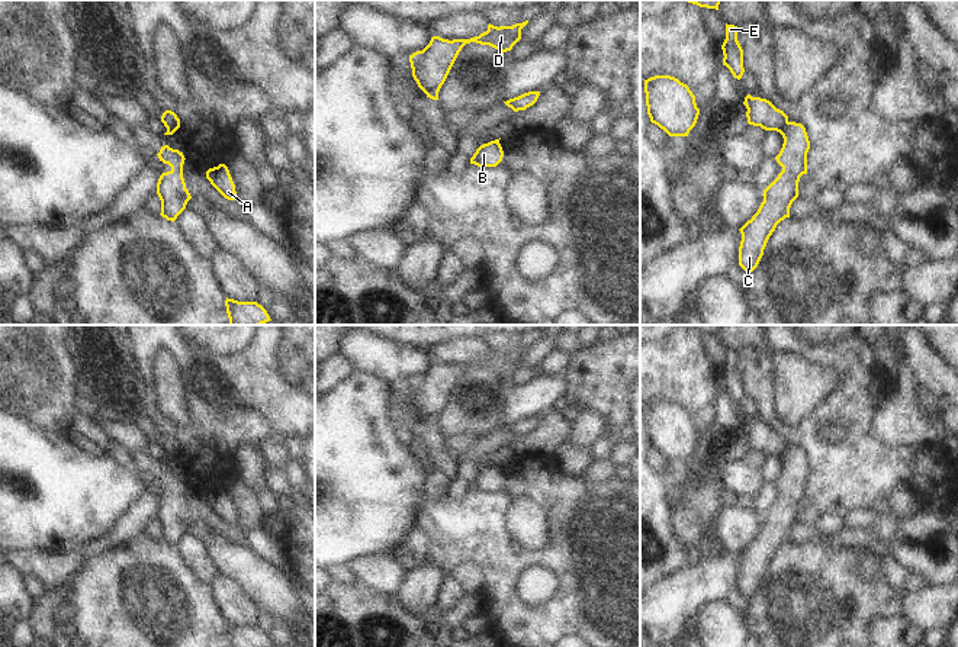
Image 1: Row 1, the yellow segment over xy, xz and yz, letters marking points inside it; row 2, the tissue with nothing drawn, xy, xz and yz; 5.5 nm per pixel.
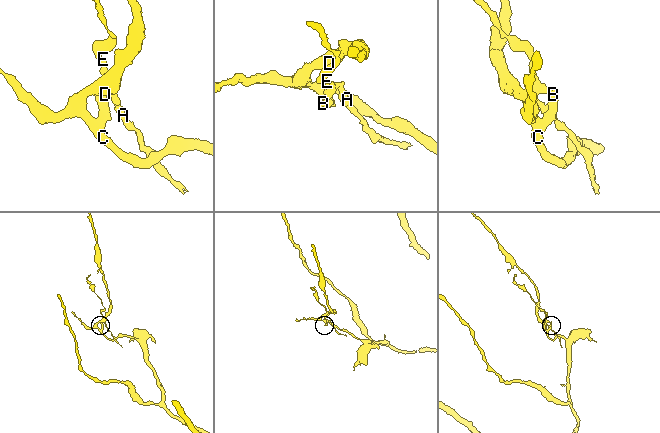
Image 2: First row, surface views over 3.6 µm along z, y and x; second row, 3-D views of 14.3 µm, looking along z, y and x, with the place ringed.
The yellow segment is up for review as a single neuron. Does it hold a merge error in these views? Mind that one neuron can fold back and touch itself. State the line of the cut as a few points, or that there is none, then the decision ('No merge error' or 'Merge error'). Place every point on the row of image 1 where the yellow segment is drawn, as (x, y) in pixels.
Split along yz (788, 122), (780, 132). Merge error

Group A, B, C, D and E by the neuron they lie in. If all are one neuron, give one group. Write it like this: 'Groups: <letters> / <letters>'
Groups: A E / B C D

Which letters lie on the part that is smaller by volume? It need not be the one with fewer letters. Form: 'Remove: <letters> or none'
Remove: A, E

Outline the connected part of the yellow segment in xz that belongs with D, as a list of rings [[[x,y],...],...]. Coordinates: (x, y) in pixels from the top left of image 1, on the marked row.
[[[515,23],[512,26],[488,25],[488,30],[470,39],[443,39],[433,36],[430,44],[409,55],[412,77],[418,87],[433,100],[438,100],[438,91],[444,84],[459,52],[466,44],[476,42],[489,45],[501,54],[511,51],[521,39],[521,29],[528,23]]]

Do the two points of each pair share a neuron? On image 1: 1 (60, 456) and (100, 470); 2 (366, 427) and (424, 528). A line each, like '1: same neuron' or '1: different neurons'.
1: same neuron
2: different neurons

